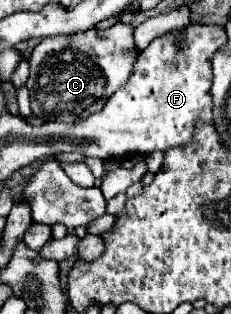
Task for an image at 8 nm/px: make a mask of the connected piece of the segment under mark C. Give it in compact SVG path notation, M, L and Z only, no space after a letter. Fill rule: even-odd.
M115 23L109 29L43 39L29 57L31 75L27 89L31 93L33 115L43 121L71 123L97 113L117 89L127 85L137 57L133 27L123 23Z

